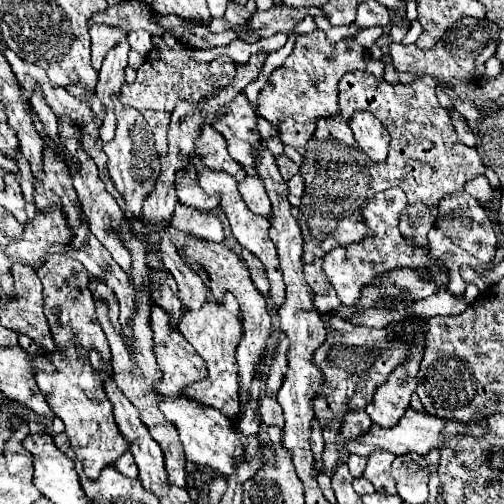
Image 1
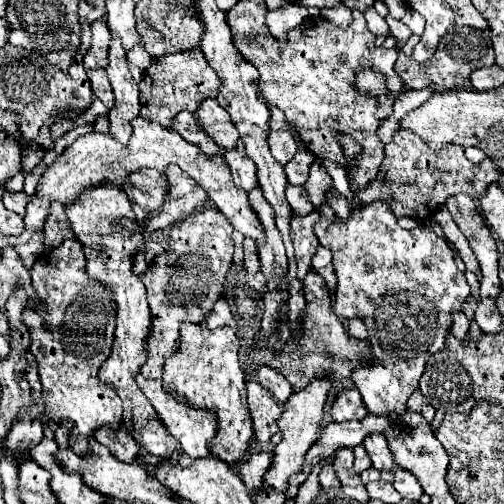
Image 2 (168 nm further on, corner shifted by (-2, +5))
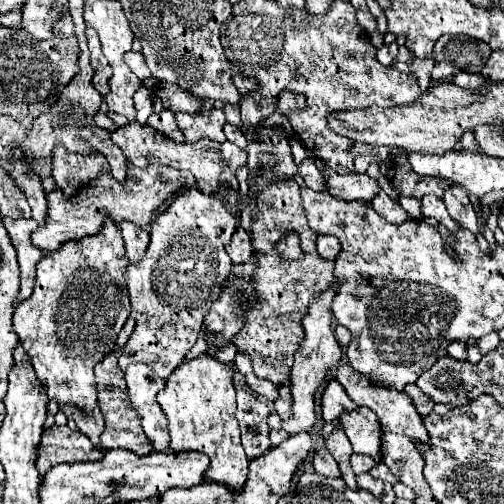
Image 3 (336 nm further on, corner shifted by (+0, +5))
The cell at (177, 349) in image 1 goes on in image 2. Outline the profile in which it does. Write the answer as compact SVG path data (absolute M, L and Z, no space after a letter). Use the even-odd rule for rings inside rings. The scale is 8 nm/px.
M199 208L195 214L177 222L165 246L163 256L157 256L153 264L141 274L141 282L147 288L147 302L151 310L151 334L147 336L147 362L141 366L141 374L147 378L161 378L165 356L171 356L179 348L179 324L202 323L219 300L225 274L233 260L233 226L217 208Z

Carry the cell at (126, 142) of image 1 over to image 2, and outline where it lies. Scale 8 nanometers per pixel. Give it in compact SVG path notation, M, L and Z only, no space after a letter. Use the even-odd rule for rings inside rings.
M111 36L109 66L105 70L107 70L109 82L115 92L115 106L109 110L109 120L111 120L109 132L119 142L127 144L127 140L131 138L131 122L129 120L139 116L141 104L139 104L139 86L127 68L123 44L115 36Z

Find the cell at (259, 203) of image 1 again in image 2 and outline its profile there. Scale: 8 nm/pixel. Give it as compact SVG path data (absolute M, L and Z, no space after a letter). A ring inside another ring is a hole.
M227 150L225 160L231 166L233 182L237 188L249 192L259 184L257 182L257 168L251 162L251 158L247 158L247 154L241 154L239 150Z

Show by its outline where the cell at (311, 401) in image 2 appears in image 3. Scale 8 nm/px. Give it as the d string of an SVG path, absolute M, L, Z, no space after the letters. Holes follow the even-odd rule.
M335 286L327 288L317 300L311 302L309 312L303 318L303 328L305 328L305 340L301 348L295 354L295 364L291 368L291 396L293 396L293 416L289 420L281 420L279 414L269 416L269 426L271 428L283 428L289 436L299 434L301 430L311 430L315 424L315 392L317 388L327 380L331 370L335 370L341 364L341 346L335 338L335 332L331 330L331 300L335 294Z

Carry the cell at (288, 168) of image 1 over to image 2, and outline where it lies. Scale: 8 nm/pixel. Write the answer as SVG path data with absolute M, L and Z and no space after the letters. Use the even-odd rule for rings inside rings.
M299 150L291 162L285 164L285 172L289 178L289 184L305 184L307 182L307 174L309 174L309 166L313 164L315 156L309 154L307 150Z

